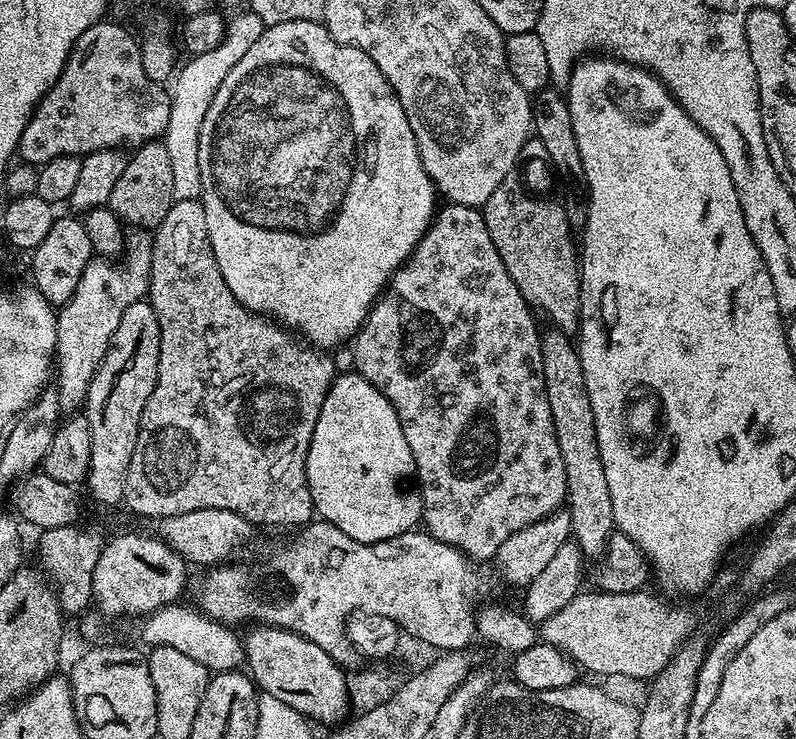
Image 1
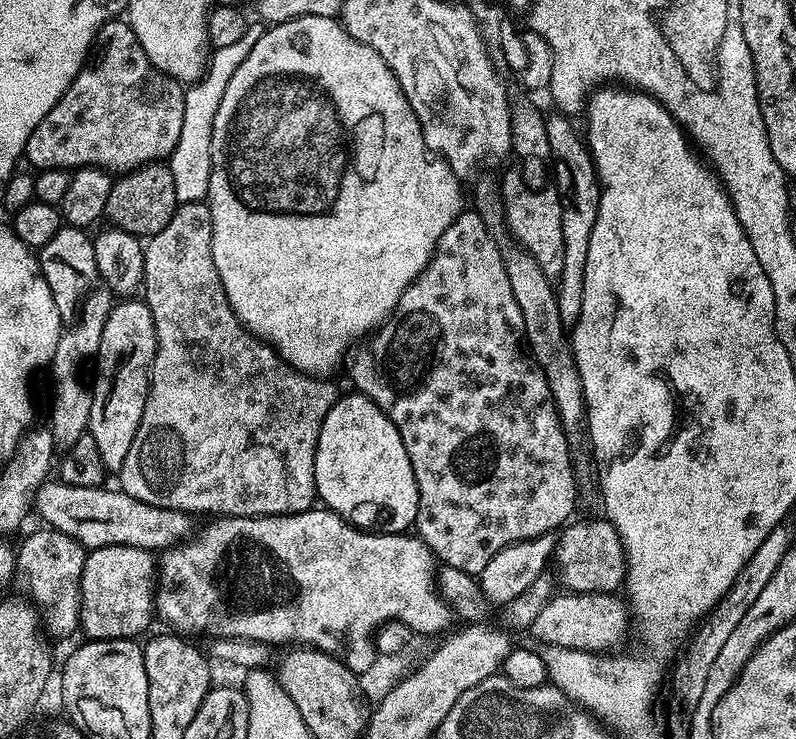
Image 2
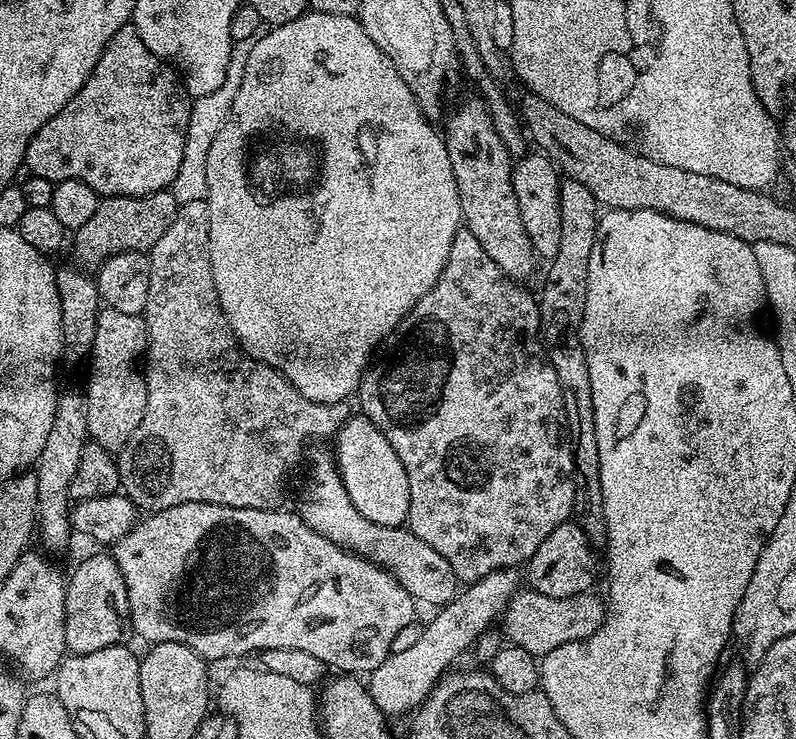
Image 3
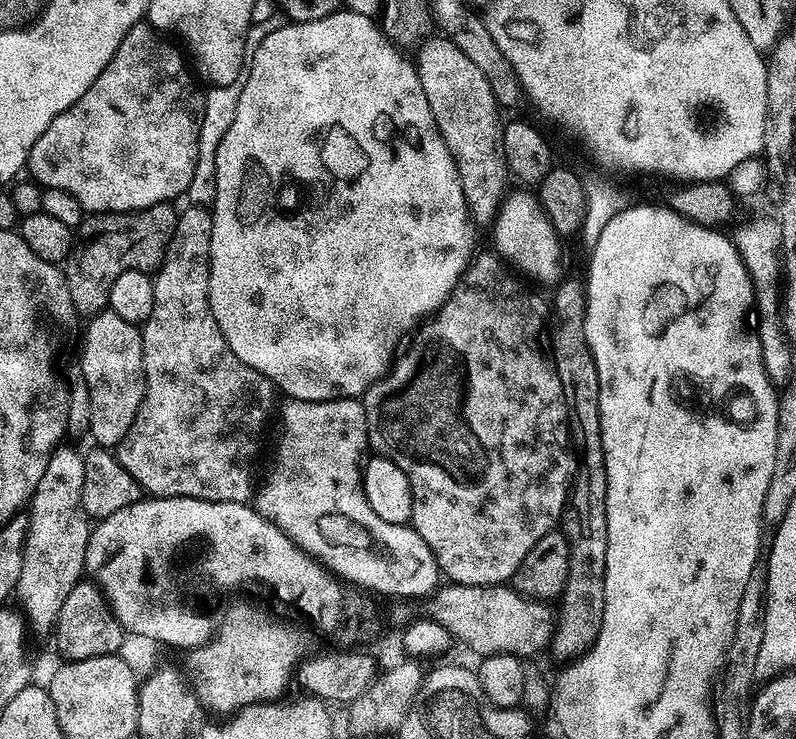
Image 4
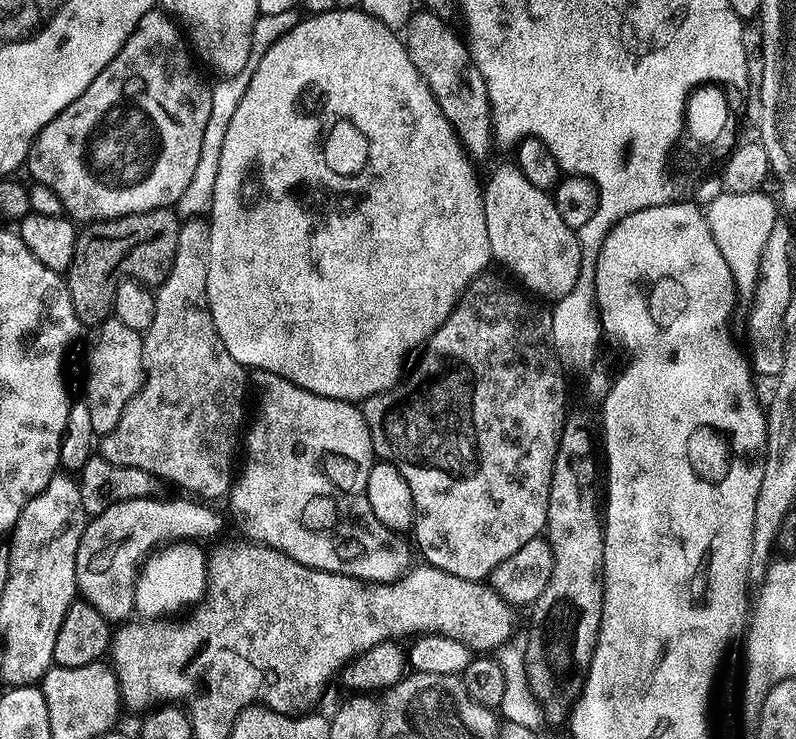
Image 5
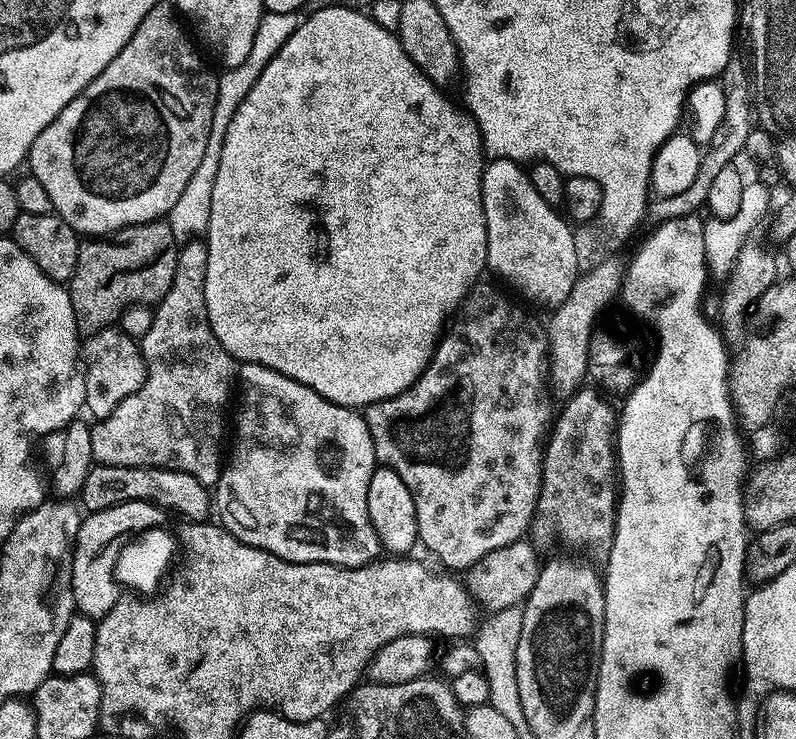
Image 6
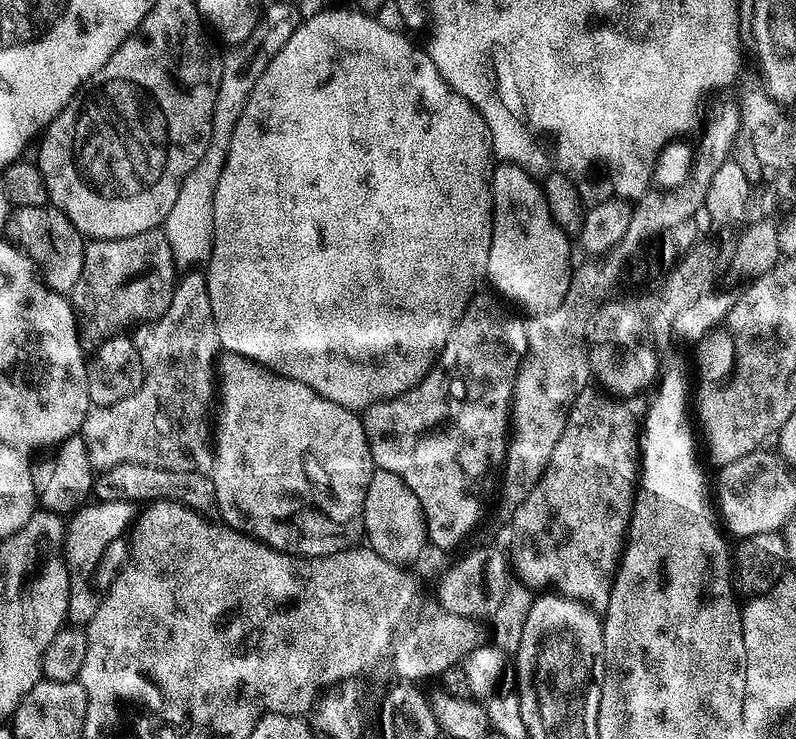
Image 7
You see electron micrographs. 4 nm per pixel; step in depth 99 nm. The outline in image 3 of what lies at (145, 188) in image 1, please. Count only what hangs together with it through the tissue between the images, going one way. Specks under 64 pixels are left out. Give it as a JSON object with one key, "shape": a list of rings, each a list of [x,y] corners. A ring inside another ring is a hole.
{"shape":[[[168,190],[145,196],[110,196],[101,199],[98,210],[94,210],[92,217],[81,228],[75,229],[76,241],[72,244],[73,250],[76,251],[75,263],[88,270],[96,270],[112,255],[123,252],[151,253],[158,238],[162,238],[162,234],[166,234],[166,230],[170,227],[170,222],[174,222],[177,207],[176,199]]]}

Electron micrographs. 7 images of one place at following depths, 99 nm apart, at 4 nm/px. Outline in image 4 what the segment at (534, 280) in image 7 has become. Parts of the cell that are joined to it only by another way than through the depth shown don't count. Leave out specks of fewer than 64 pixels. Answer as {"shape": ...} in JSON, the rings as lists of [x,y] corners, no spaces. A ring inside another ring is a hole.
{"shape":[[[509,191],[504,199],[504,207],[500,209],[499,217],[494,225],[497,248],[495,251],[517,273],[523,274],[529,281],[537,280],[540,284],[555,285],[561,279],[560,271],[564,268],[563,262],[560,261],[564,256],[563,250],[560,249],[562,237],[556,233],[550,221],[545,218],[537,197],[533,193],[532,196],[528,193],[531,191],[520,191],[524,192]]]}

